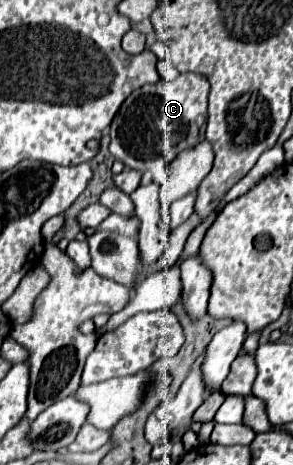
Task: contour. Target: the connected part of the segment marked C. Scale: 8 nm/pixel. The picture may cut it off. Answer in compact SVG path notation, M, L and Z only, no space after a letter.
M180 73L178 79L174 79L174 81L160 79L154 85L144 85L144 87L136 89L122 103L122 107L118 109L116 117L110 123L110 153L116 159L120 159L126 167L144 171L158 157L162 157L166 163L170 163L182 151L196 147L202 141L200 135L202 135L202 127L206 125L206 117L208 117L208 91L210 91L208 79L204 79L202 75L196 75L196 73Z

